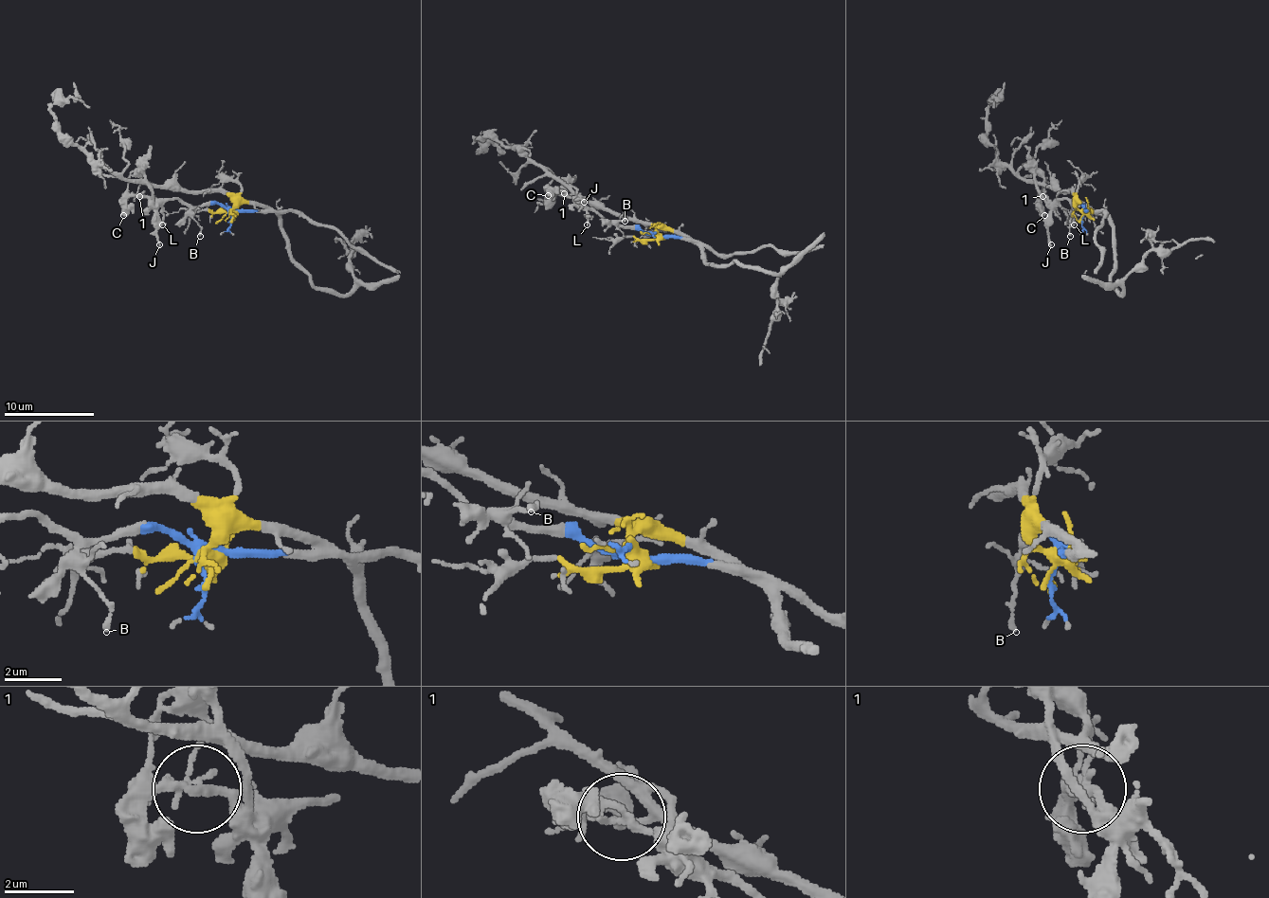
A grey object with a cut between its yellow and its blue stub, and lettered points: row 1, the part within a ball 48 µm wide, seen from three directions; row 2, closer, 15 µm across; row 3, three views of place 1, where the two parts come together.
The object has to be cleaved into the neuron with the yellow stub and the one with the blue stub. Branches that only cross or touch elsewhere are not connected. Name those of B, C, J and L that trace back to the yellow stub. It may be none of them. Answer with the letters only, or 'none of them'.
none of them

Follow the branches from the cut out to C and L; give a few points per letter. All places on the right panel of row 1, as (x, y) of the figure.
C: (1083, 209), (1065, 198), (1054, 200), (1039, 196), (1045, 216)
L: (1083, 209), (1077, 203), (1075, 206), (1060, 198), (1059, 205), (1075, 224)

